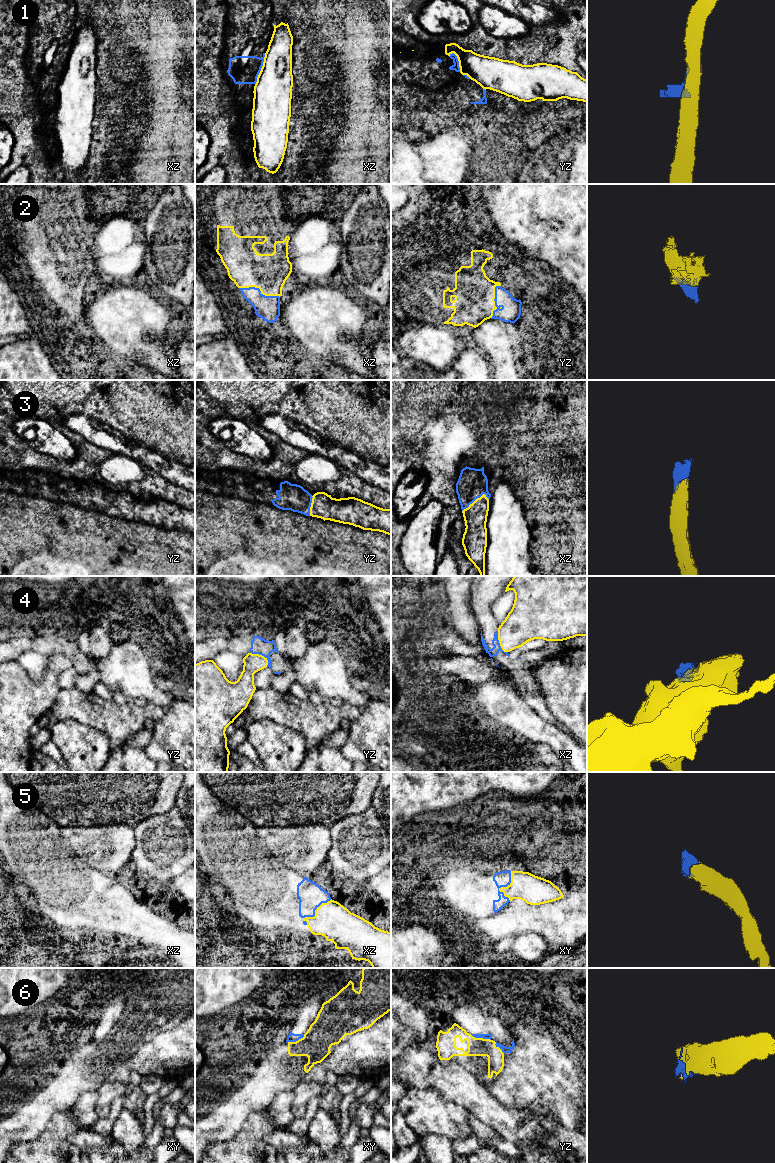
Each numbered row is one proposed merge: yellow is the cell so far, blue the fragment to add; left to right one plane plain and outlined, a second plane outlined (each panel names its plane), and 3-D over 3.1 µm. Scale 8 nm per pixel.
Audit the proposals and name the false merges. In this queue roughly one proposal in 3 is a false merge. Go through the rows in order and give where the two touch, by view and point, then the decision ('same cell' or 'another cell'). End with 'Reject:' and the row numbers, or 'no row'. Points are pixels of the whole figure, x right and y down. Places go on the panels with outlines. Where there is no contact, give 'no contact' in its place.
1: contact xz (261, 69); another cell
2: contact xz (260, 290); same cell
3: contact xz (476, 499); same cell
4: contact yz (261, 655); another cell
5: contact xy (503, 887); same cell
6: contact yz (481, 1038); another cell
Reject: 1, 4, 6

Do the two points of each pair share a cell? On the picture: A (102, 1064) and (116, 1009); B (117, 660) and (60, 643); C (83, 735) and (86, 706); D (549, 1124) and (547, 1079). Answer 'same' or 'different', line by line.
A: different
B: different
C: different
D: different

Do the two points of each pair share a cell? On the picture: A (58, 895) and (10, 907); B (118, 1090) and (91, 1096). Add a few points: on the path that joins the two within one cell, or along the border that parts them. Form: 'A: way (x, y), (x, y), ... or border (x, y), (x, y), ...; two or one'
A: way (46, 895), (37, 895), (29, 899), (22, 906); one
B: border (96, 1091), (96, 1113), (99, 1117); two

